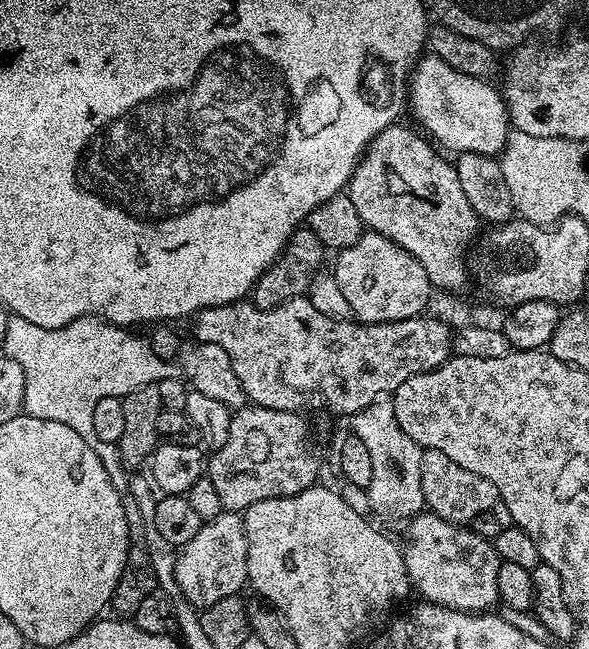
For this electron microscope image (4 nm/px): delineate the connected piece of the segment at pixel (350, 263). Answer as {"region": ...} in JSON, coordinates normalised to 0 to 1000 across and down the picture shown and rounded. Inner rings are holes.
{"region":[[[620,354],[601,379],[576,384],[569,394],[567,424],[574,442],[587,465],[594,465],[598,487],[610,498],[647,499],[711,487],[737,455],[730,428],[723,416],[716,416],[716,404],[640,357]]]}

